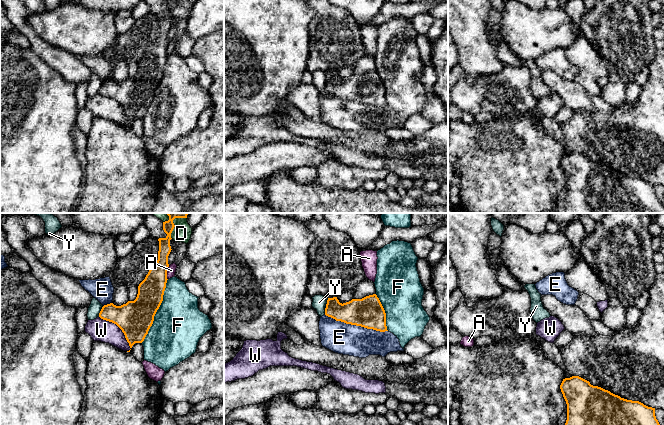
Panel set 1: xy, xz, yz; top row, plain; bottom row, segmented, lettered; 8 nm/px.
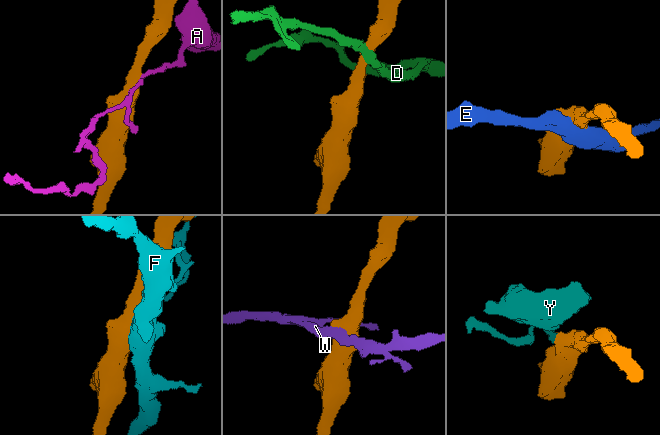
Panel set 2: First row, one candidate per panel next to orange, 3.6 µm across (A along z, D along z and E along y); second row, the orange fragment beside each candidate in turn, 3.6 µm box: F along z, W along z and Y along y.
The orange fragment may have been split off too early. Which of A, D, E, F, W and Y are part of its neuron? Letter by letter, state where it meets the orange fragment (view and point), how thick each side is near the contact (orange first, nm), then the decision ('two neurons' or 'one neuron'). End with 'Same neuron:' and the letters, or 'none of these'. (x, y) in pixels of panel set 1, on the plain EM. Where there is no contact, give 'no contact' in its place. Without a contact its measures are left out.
A: meets orange in xy at (166, 49); 200 nm thick on the orange side, 70 nm on the other; two neurons
D: meets orange in xy at (172, 6); 100 nm thick on the orange side, 140 nm on the other; two neurons
E: meets orange in xz at (356, 101); 260 nm thick on the orange side, 260 nm on the other; two neurons
F: meets orange in xy at (156, 87); 280 nm thick on the orange side, 400 nm on the other; two neurons
W: meets orange in xy at (121, 105); 280 nm thick on the orange side, 180 nm on the other; two neurons
Y: meets orange in xz at (326, 82); 200 nm thick on the orange side, 110 nm on the other; two neurons
Same neuron: none of these

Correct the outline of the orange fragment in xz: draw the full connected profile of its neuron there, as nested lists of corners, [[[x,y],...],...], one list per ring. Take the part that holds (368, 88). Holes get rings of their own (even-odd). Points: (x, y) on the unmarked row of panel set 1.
[[[376,70],[340,79],[337,73],[328,74],[325,91],[346,100],[380,108],[387,106],[386,89]]]

